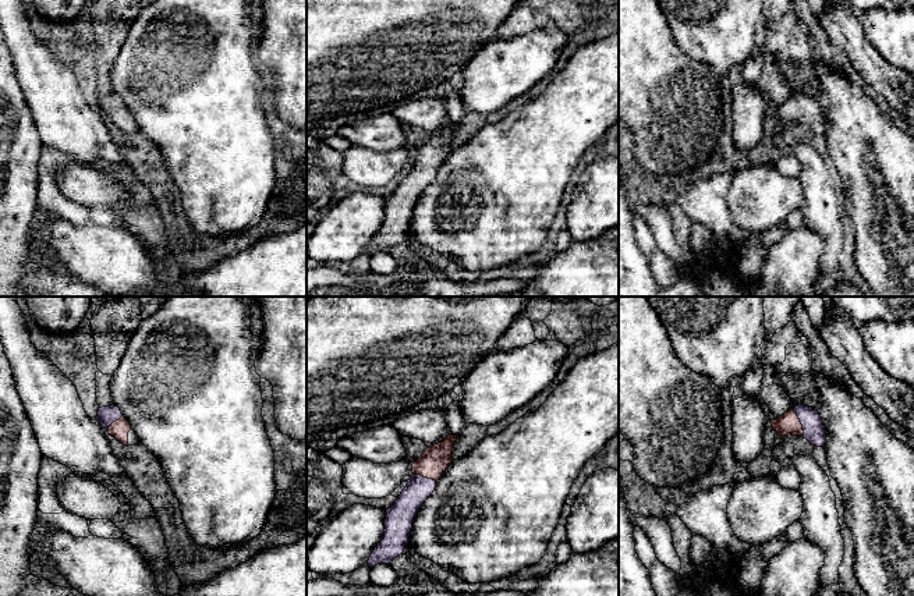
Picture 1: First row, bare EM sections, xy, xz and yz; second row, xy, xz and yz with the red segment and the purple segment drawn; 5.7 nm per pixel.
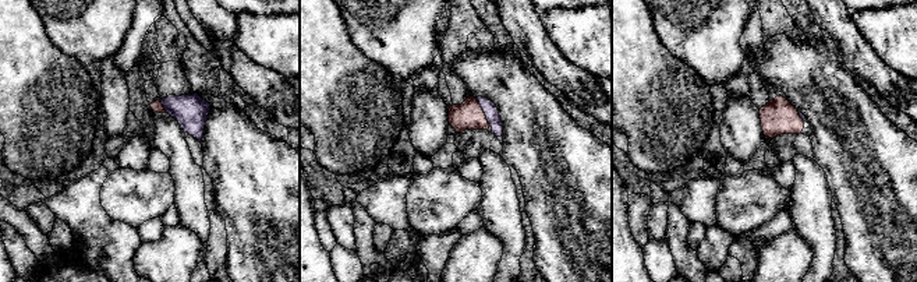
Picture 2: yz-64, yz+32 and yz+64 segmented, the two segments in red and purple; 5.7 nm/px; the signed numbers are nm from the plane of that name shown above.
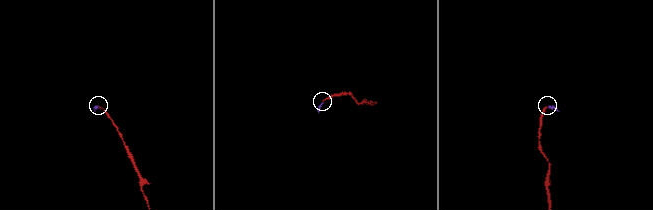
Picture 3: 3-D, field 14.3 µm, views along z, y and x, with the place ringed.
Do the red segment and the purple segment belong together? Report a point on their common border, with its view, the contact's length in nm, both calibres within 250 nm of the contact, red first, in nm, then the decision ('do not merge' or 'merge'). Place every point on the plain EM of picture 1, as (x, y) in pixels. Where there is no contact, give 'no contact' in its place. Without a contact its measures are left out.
yz (800, 110) | 180 nm | 130/130 nm | merge

